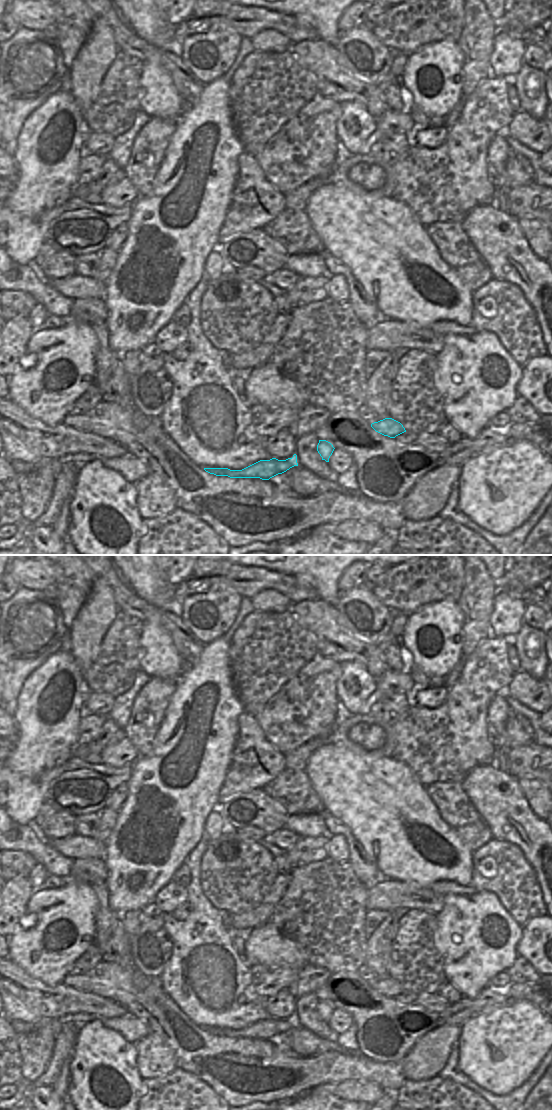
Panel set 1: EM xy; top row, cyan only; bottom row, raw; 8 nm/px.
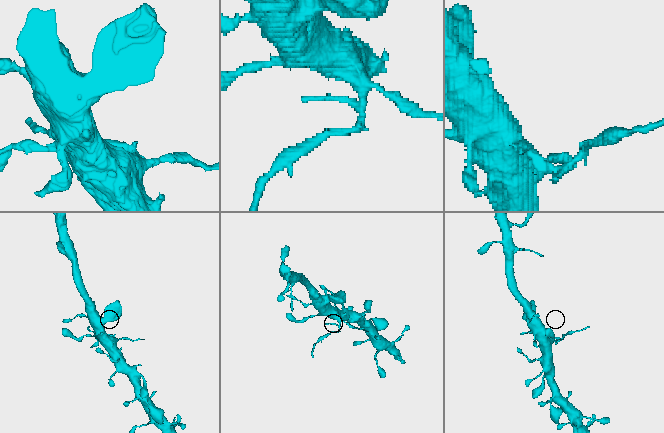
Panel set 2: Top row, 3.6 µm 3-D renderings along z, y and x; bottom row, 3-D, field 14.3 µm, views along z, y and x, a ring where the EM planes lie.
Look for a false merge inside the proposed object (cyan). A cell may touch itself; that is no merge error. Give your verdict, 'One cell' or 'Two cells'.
Two cells

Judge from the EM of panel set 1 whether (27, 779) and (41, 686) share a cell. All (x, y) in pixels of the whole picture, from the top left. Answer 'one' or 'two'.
one

